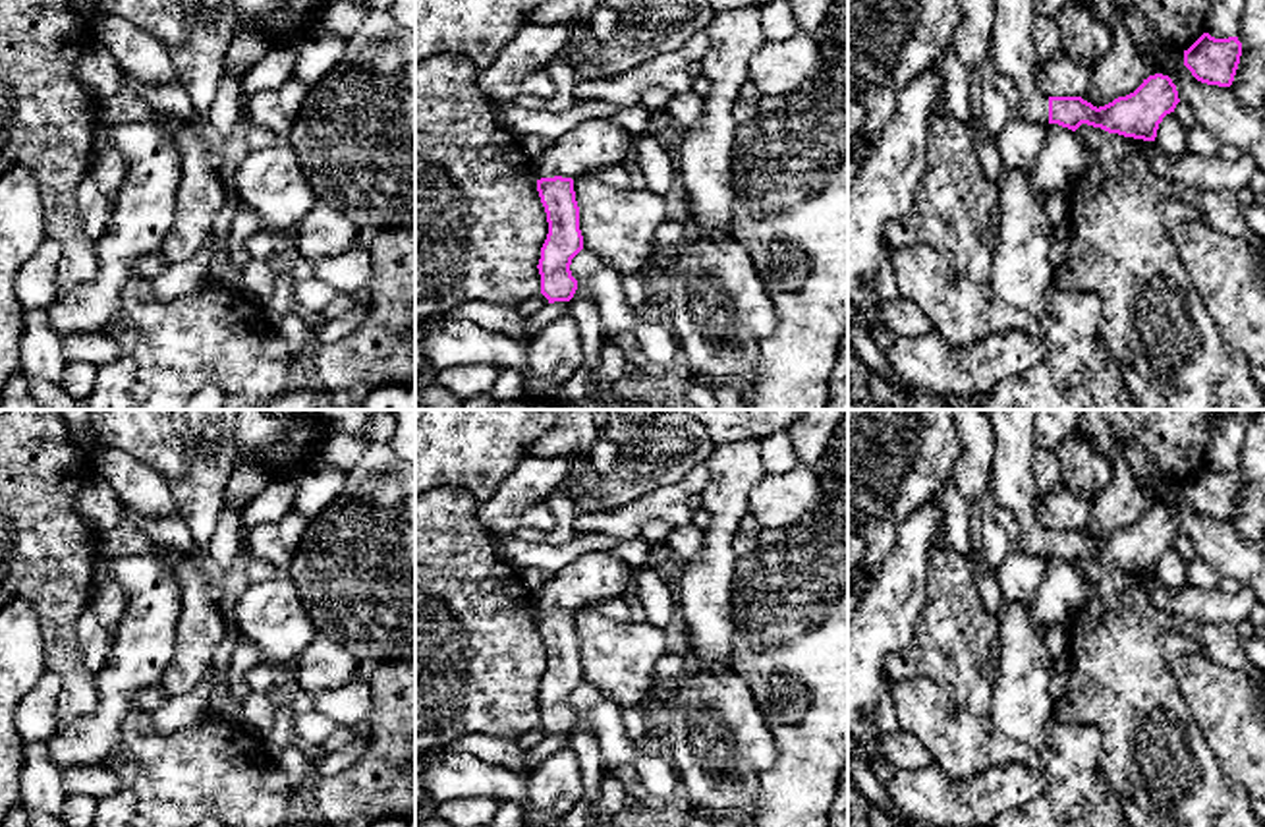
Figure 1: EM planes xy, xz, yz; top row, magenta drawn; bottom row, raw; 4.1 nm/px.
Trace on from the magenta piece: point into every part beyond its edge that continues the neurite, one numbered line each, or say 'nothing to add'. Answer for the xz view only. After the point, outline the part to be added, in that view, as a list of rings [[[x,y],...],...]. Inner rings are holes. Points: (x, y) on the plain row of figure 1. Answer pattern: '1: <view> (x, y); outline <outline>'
1: xz (591, 578); outline [[[583,553],[535,593],[541,611],[577,611],[595,603],[626,597],[633,589],[635,570],[614,553]]]

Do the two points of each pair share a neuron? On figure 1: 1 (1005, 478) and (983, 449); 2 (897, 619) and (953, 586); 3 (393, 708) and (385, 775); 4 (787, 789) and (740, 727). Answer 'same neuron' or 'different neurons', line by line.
1: different neurons
2: different neurons
3: same neuron
4: different neurons

